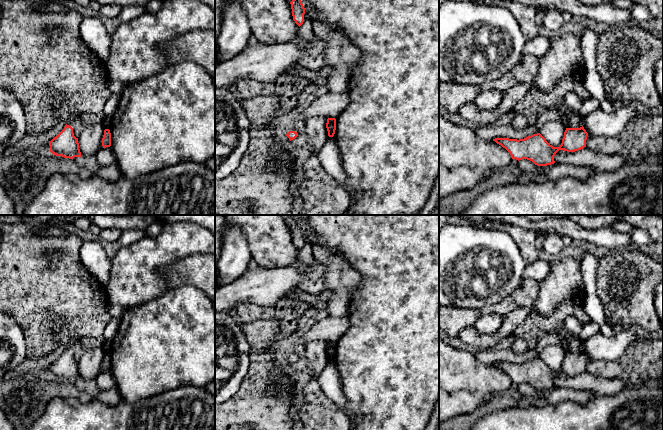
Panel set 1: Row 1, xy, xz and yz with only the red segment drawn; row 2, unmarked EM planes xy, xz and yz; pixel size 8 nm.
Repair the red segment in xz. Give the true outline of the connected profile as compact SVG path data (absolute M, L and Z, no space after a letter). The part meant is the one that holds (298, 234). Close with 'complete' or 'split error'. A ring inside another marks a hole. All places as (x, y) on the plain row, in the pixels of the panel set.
M301 221L293 223L291 226L292 240L295 247L300 251L304 246L305 232L301 226Z; complete

